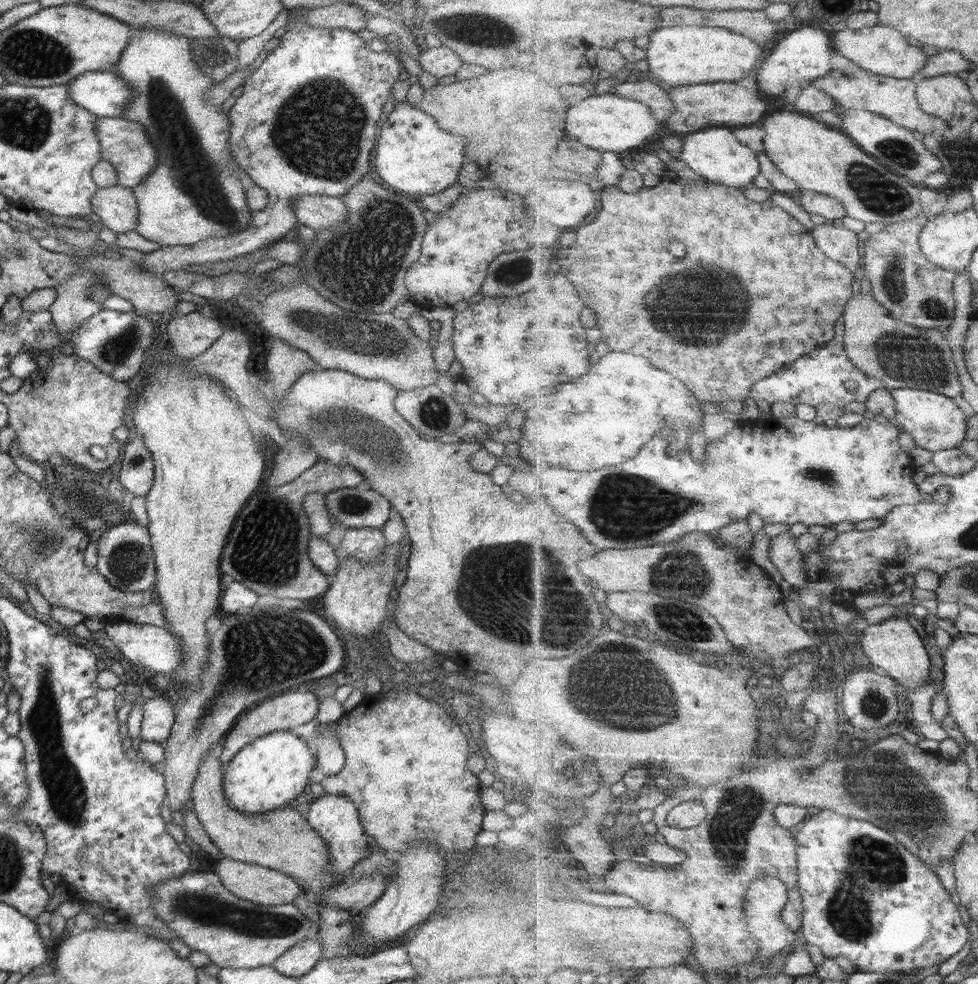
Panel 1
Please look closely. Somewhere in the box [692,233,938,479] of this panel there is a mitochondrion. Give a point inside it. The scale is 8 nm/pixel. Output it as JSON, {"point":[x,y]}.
{"point":[894,286]}

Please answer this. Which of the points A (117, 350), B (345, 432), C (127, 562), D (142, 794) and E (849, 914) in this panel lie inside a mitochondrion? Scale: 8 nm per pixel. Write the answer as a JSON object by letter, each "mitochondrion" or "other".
{"A":"mitochondrion","B":"mitochondrion","C":"mitochondrion","D":"other","E":"mitochondrion"}

